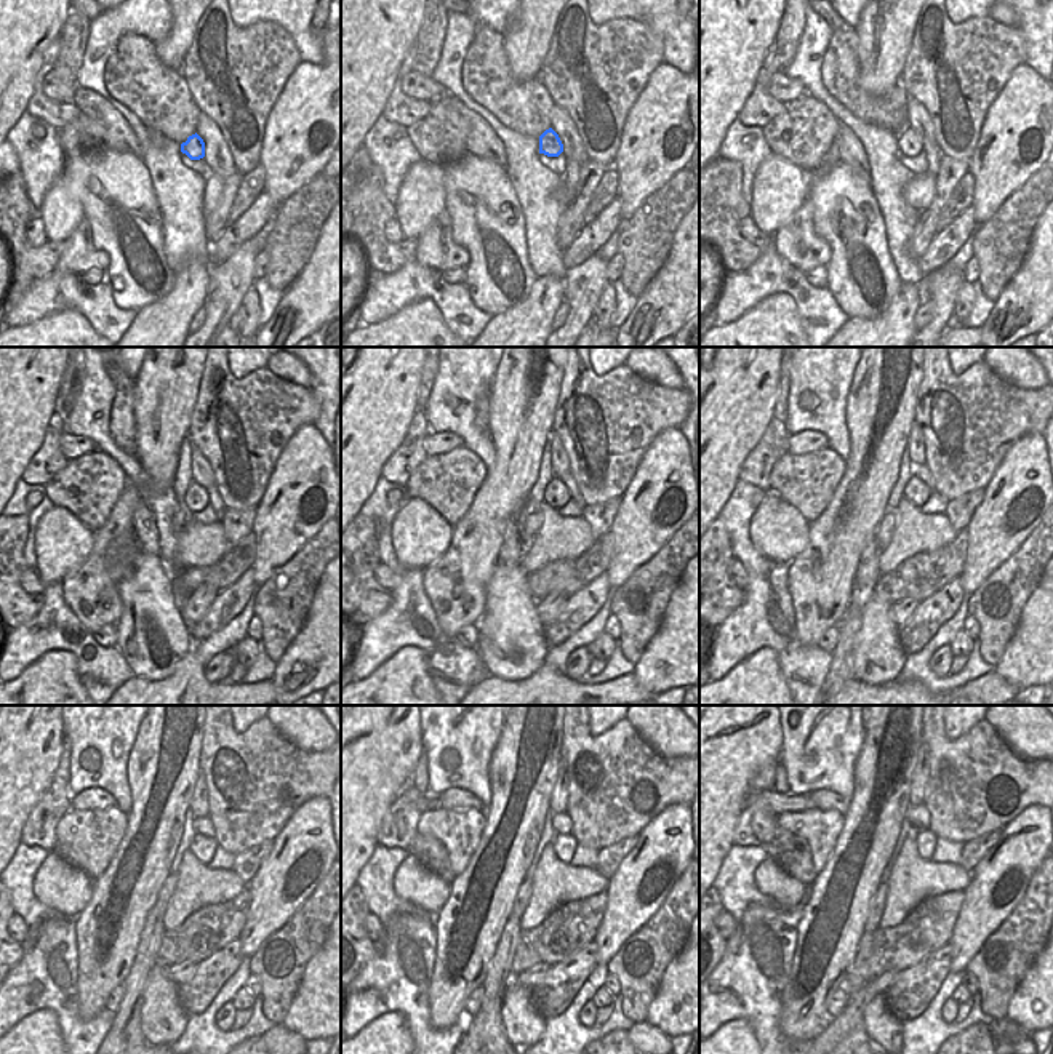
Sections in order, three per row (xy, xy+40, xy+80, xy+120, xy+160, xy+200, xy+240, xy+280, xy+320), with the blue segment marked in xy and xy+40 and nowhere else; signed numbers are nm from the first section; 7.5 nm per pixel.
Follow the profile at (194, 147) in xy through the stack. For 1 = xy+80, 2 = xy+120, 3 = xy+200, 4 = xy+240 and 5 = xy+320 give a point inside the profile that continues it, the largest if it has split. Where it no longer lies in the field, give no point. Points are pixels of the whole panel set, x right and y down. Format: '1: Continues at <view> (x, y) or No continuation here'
1: Continues at xy+80 (909, 143)
2: Continues at xy+120 (196, 499)
3: Continues at xy+200 (916, 490)
4: Continues at xy+240 (204, 848)
5: Continues at xy+320 (925, 840)

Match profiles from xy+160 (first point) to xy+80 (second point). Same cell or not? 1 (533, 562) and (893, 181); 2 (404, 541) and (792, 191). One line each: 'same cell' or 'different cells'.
1: different cells
2: same cell

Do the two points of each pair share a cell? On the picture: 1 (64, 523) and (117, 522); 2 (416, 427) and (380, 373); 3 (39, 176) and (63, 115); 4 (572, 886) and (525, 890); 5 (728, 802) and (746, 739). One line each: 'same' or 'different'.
1: different
2: different
3: different
4: different
5: same

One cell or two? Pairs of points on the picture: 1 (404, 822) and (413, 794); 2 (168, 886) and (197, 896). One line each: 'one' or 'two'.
1: one
2: two

